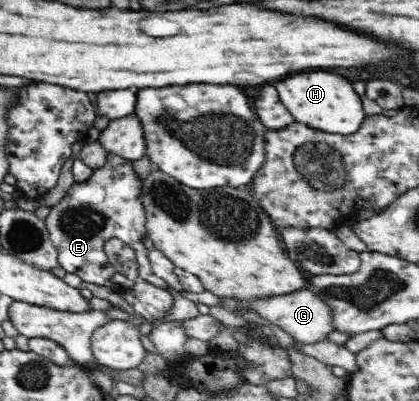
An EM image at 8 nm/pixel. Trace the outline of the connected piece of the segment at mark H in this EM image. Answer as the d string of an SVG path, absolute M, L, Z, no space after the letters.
M308 72L274 82L274 86L278 88L280 100L294 114L294 118L318 130L349 135L356 132L367 117L363 110L362 98L352 88L352 82L346 80L344 76L330 72Z

